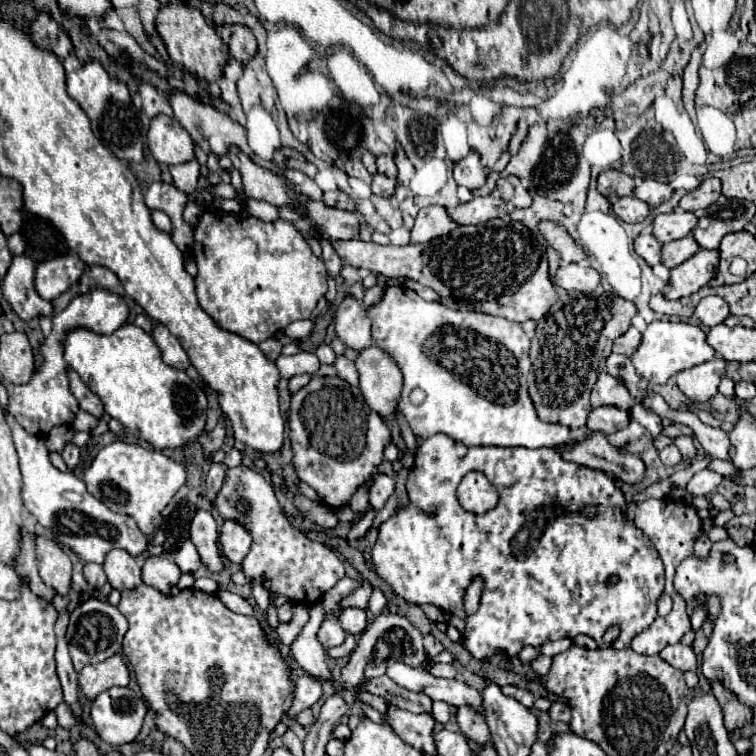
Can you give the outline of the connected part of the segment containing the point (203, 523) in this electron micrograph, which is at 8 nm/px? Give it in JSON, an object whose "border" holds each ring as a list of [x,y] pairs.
{"border":[[[198,510],[190,524],[190,540],[198,548],[198,554],[210,572],[220,572],[224,568],[218,550],[218,528],[210,512]]]}

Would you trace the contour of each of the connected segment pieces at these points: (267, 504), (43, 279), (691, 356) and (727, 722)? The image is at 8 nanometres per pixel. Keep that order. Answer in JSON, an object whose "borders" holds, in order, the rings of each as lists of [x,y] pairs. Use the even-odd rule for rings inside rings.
{"borders":[[[[246,466],[230,468],[214,498],[214,508],[224,520],[242,524],[252,536],[252,548],[242,560],[242,570],[252,584],[262,584],[270,594],[286,596],[290,604],[312,606],[322,602],[324,594],[344,578],[344,564],[338,554],[332,548],[306,538],[290,524],[274,496],[272,484],[266,482],[262,474]]],[[[58,256],[48,262],[42,262],[36,270],[36,290],[44,300],[54,300],[60,294],[68,292],[86,272],[86,264],[76,256]]],[[[656,320],[648,324],[646,332],[642,334],[642,344],[636,350],[636,356],[632,356],[632,362],[636,366],[636,372],[650,384],[666,384],[670,376],[674,376],[680,370],[704,364],[712,360],[716,352],[706,342],[706,332],[700,326],[692,324],[674,324],[668,320]]],[[[712,684],[712,692],[722,706],[724,726],[728,732],[734,732],[736,728],[742,728],[752,722],[752,710],[748,706],[740,704],[736,700],[736,696],[732,696],[732,692],[728,692],[722,684]]]]}

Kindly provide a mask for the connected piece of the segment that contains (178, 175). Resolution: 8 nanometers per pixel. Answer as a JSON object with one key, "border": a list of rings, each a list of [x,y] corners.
{"border":[[[190,160],[188,164],[176,164],[170,168],[172,184],[180,190],[190,194],[198,188],[198,176],[200,176],[200,164],[198,160]]]}

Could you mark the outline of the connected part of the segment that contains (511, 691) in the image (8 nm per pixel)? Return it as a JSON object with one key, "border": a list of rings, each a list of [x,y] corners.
{"border":[[[502,686],[502,692],[510,698],[516,698],[518,702],[522,702],[528,708],[531,708],[534,704],[534,696],[528,690],[522,690],[522,688],[516,688],[516,686]]]}

